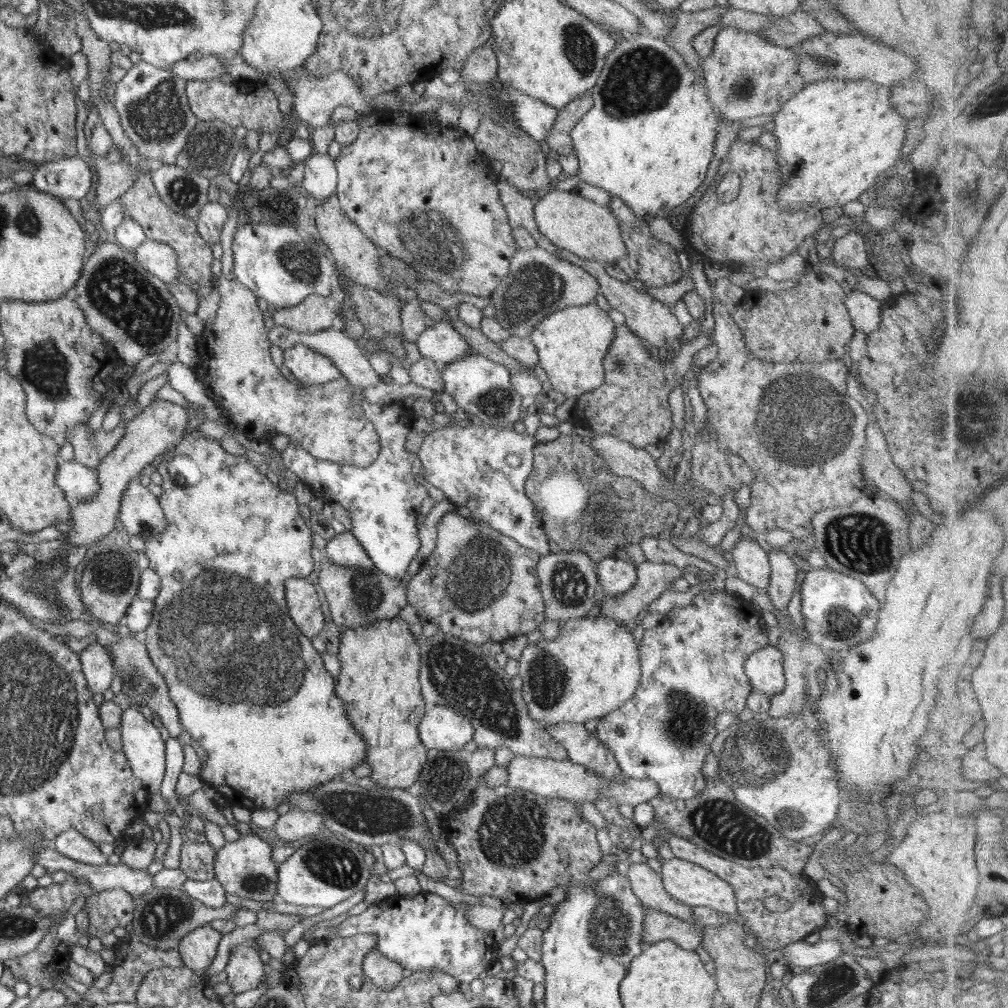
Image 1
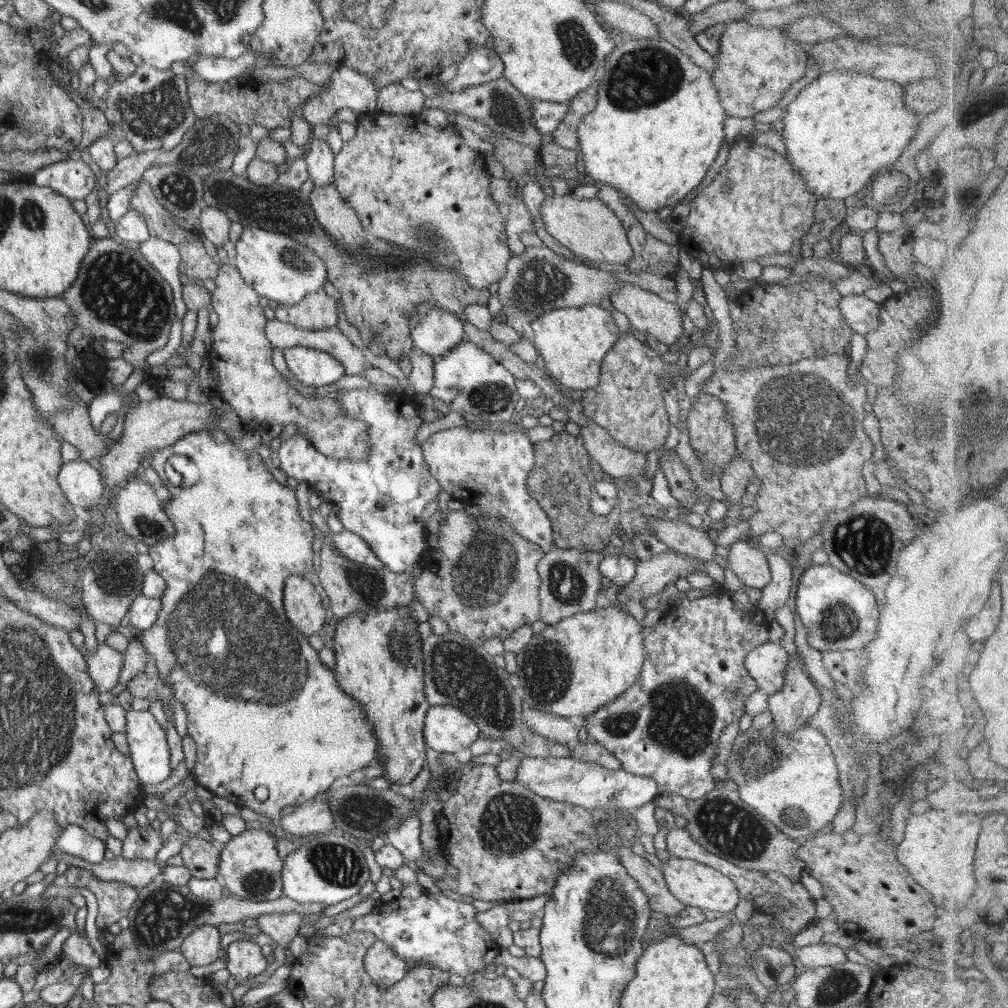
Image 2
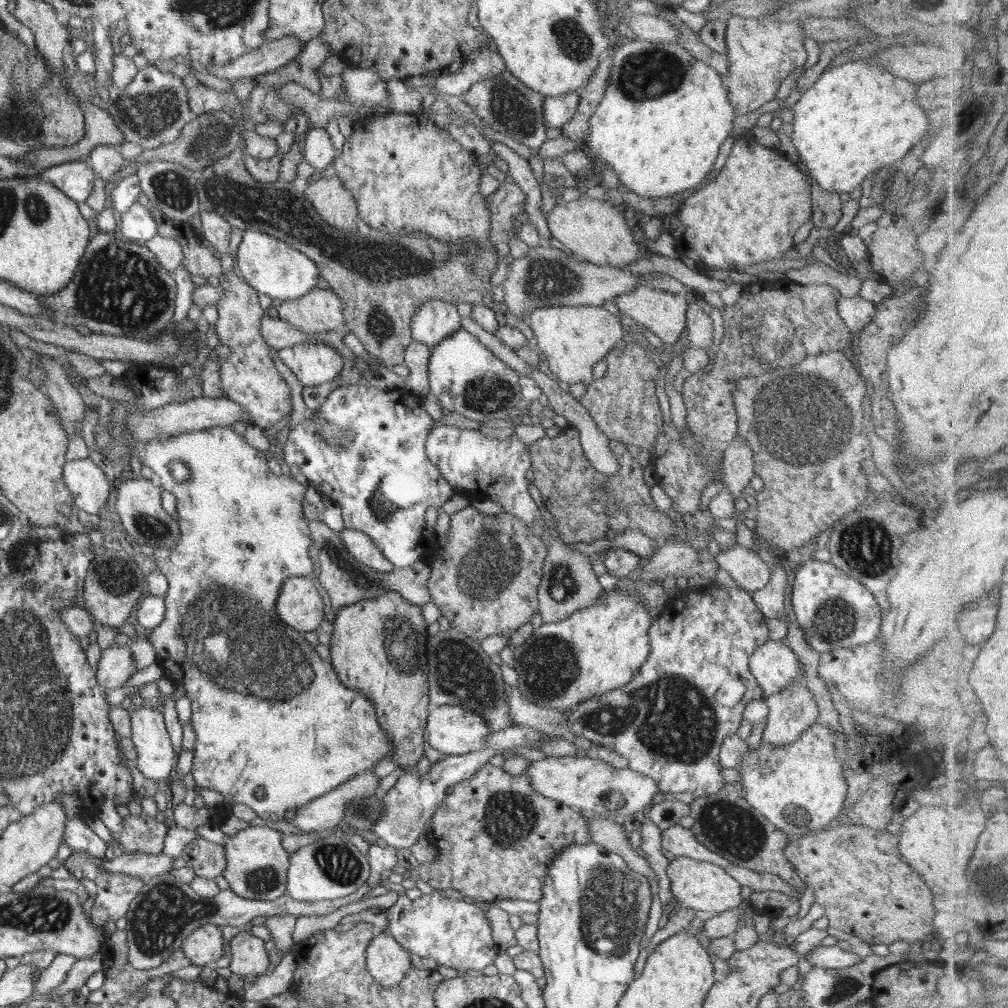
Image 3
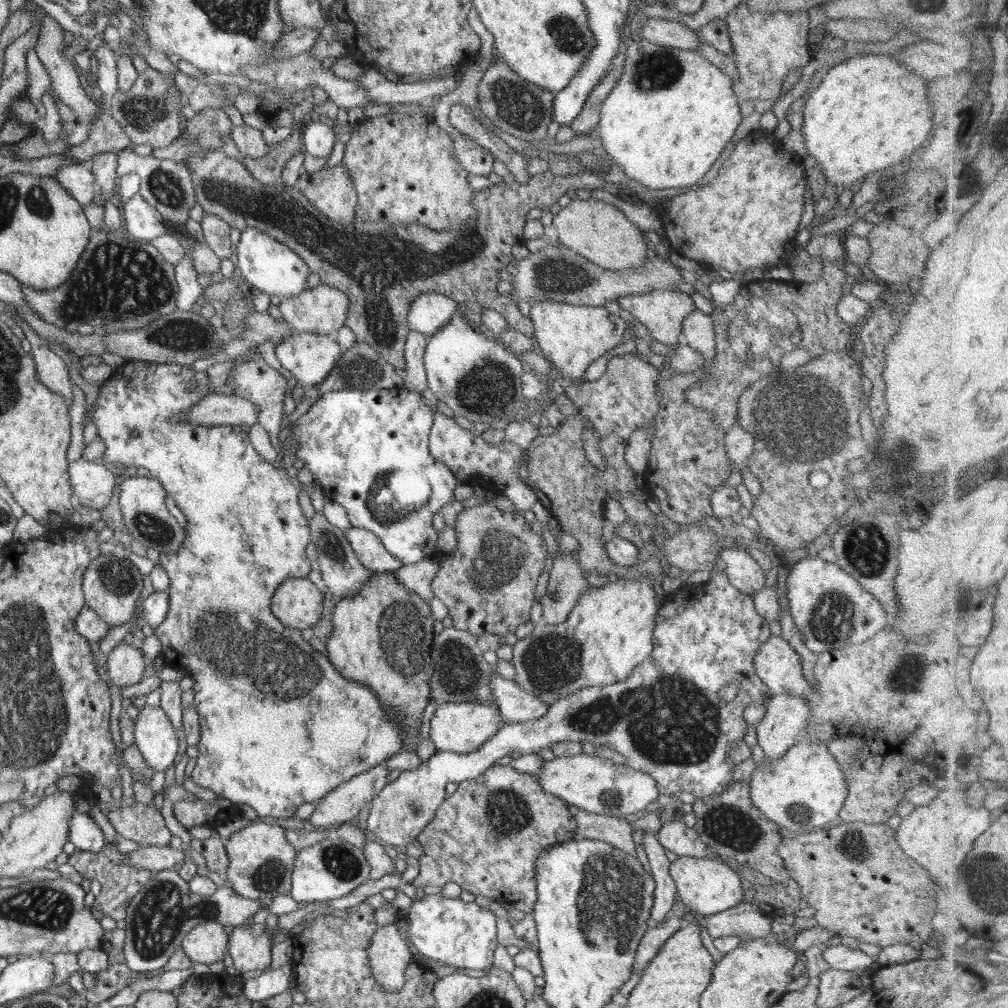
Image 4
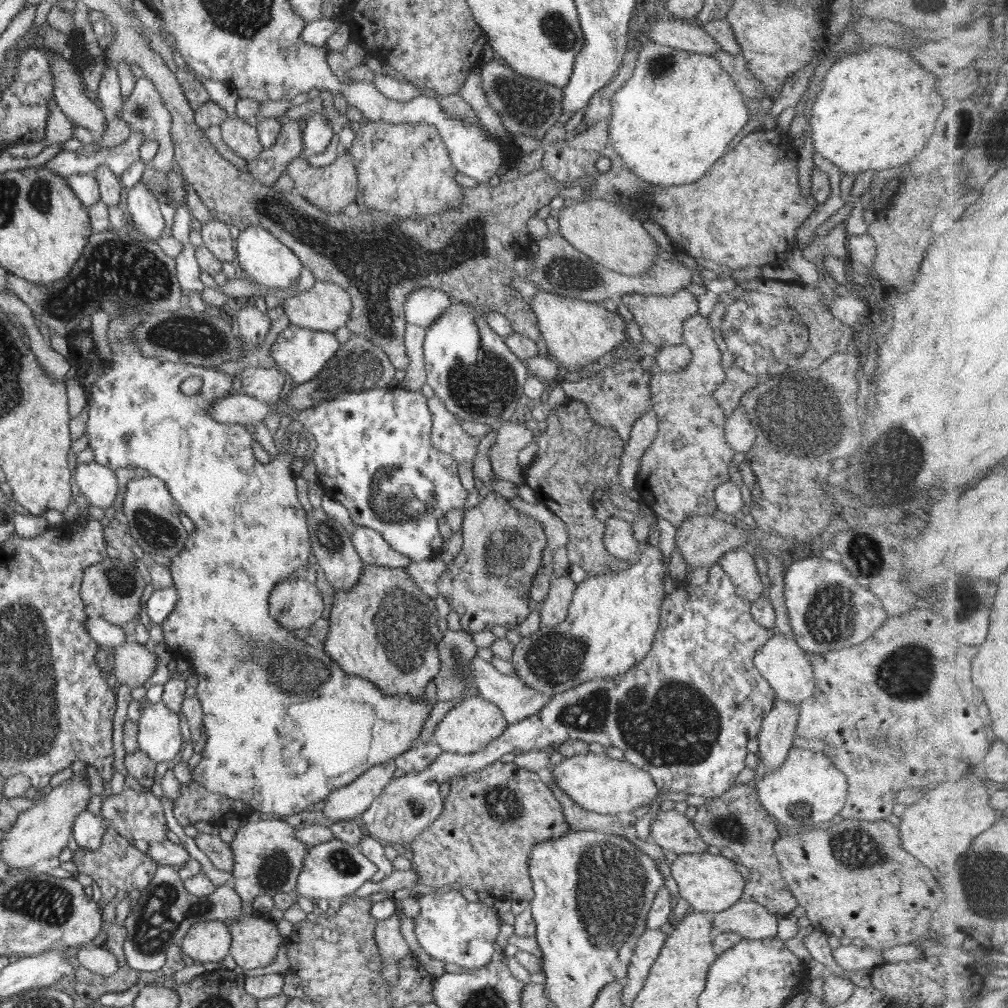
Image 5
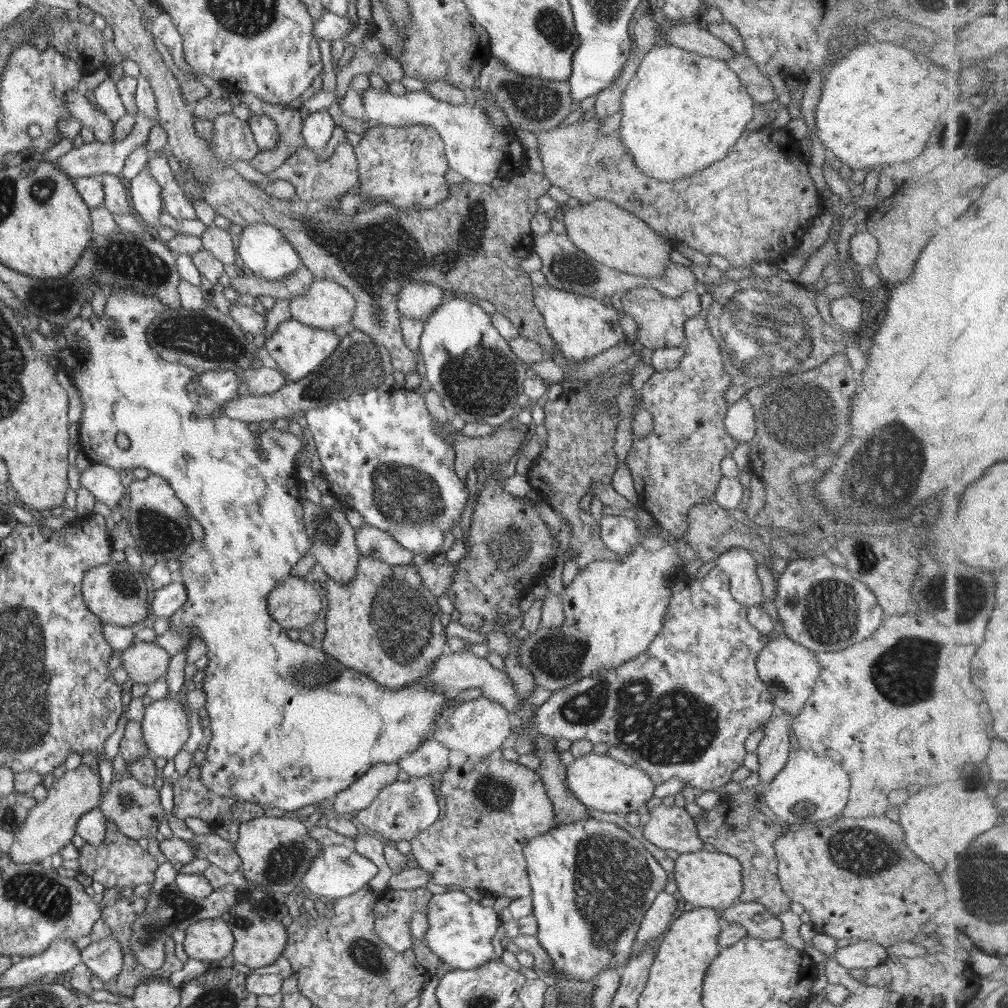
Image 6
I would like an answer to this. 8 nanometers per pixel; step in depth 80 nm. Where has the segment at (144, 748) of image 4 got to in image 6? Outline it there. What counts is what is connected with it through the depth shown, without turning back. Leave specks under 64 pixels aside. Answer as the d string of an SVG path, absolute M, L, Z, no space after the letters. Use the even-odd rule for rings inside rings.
M178 698L147 701L141 727L148 748L167 760L184 748L190 736L189 715Z

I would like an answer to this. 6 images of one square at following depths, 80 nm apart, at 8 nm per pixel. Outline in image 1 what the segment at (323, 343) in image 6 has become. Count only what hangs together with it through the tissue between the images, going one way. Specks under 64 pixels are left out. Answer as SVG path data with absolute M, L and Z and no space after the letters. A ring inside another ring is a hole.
M298 344L283 349L284 365L303 386L326 384L339 379L339 368L323 354L308 346Z

